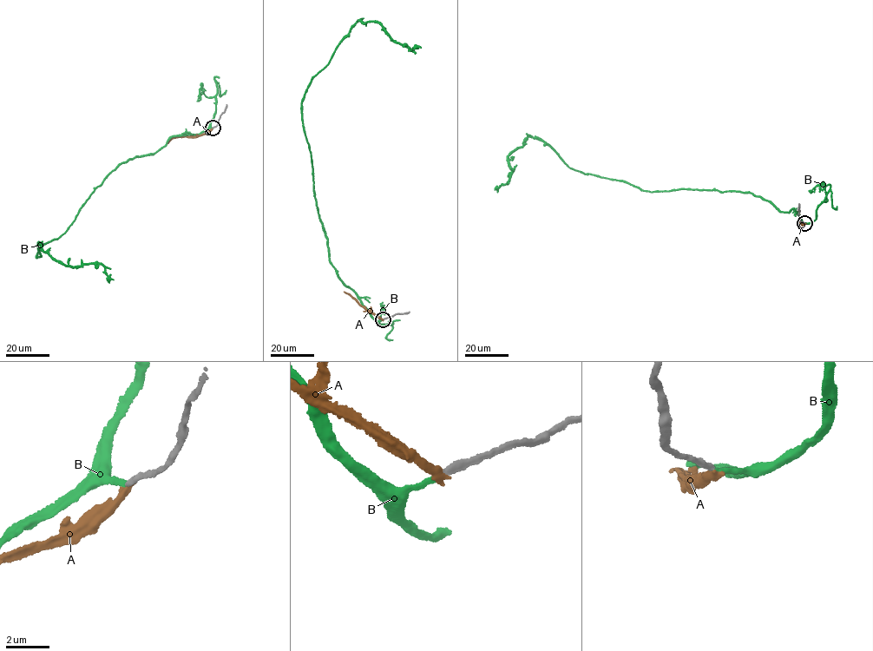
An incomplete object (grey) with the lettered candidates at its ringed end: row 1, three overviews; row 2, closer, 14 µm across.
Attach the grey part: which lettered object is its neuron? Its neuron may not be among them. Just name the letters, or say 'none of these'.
B

